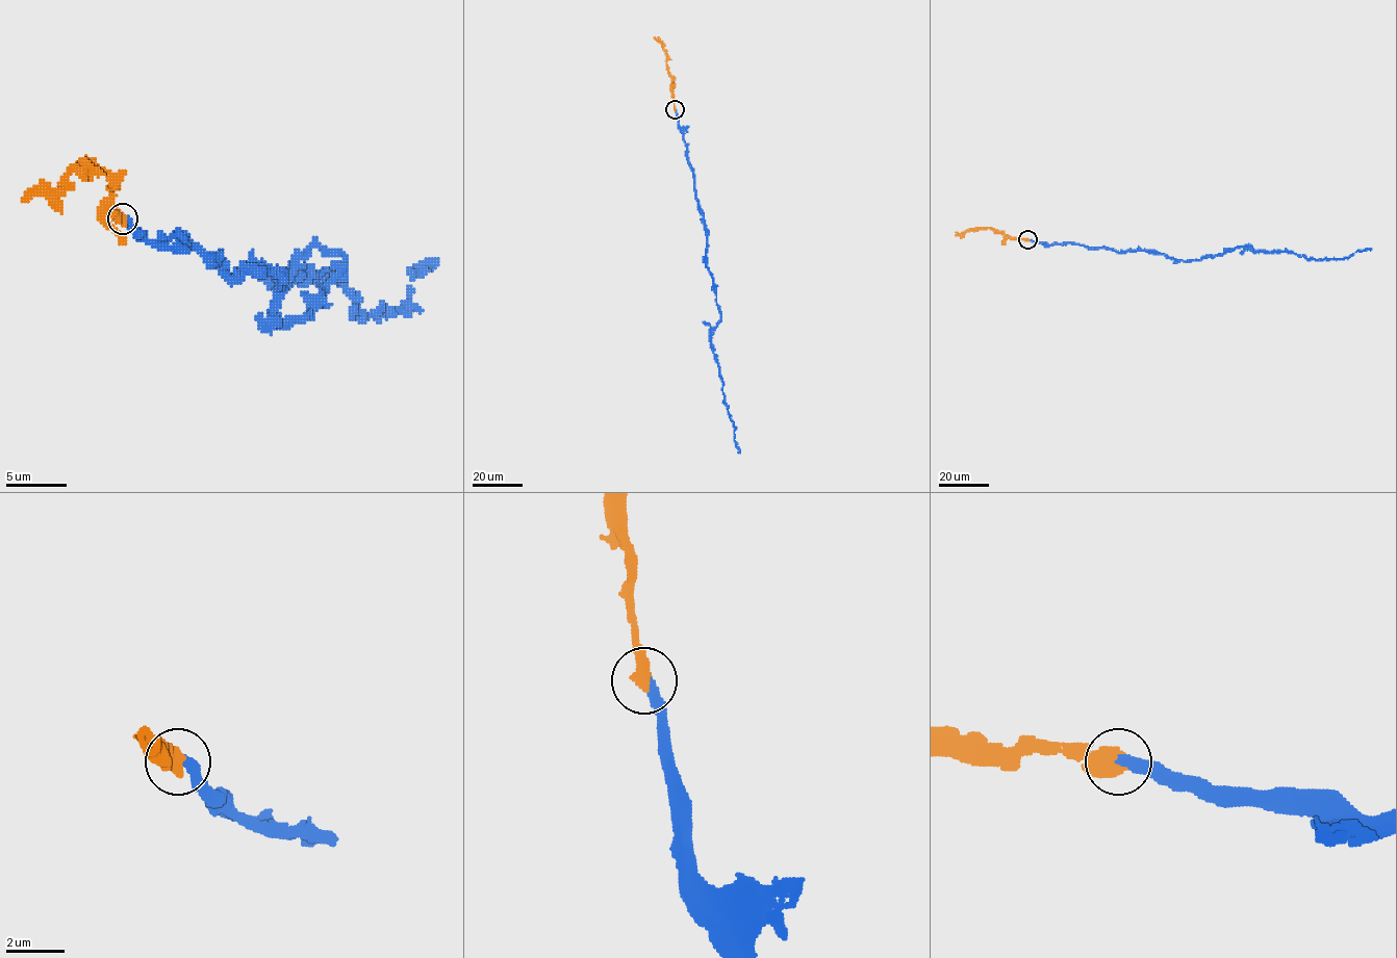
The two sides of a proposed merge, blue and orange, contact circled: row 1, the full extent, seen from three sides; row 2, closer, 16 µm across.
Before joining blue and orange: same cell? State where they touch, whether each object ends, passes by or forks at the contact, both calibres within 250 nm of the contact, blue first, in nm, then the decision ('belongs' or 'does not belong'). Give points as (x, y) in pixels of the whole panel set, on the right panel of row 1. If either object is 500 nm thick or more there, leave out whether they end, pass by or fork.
place (1027, 239); calibres 360 and 550 nm; belongs

